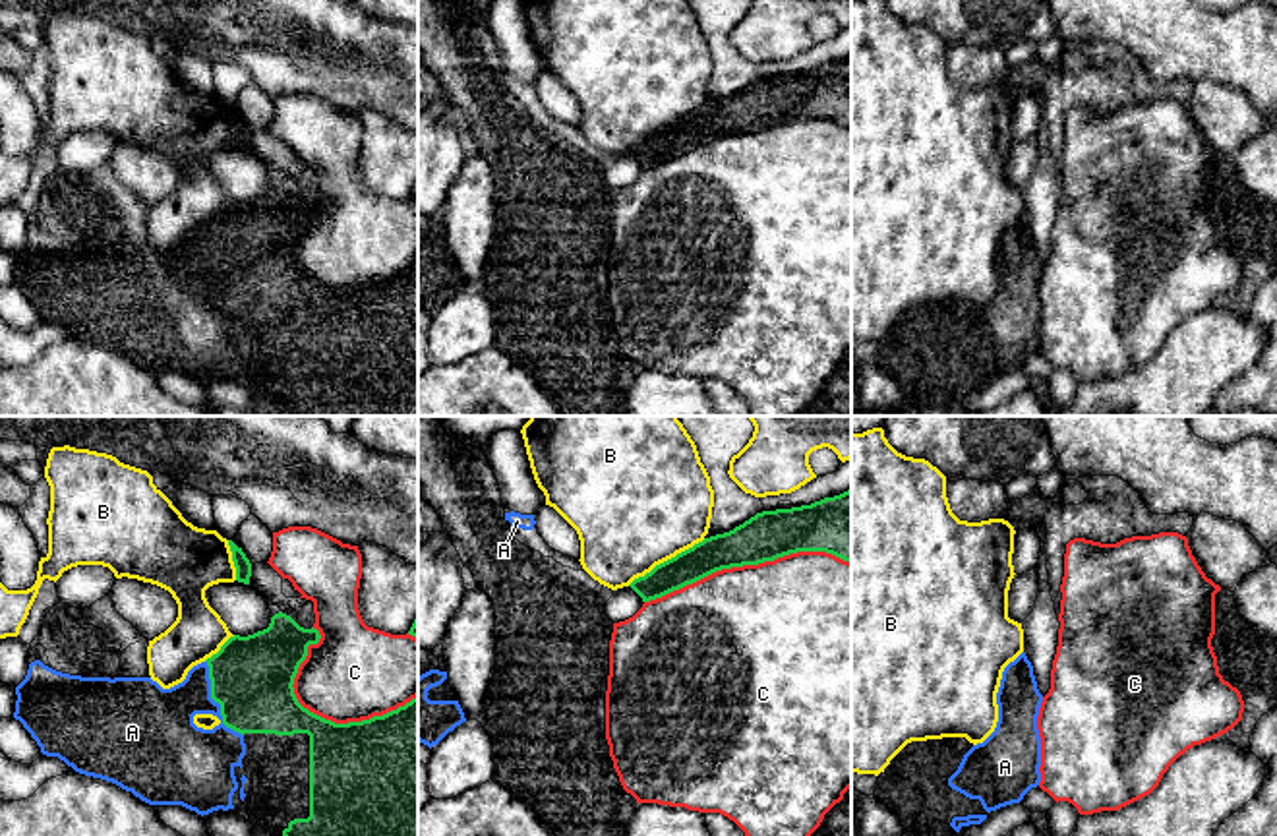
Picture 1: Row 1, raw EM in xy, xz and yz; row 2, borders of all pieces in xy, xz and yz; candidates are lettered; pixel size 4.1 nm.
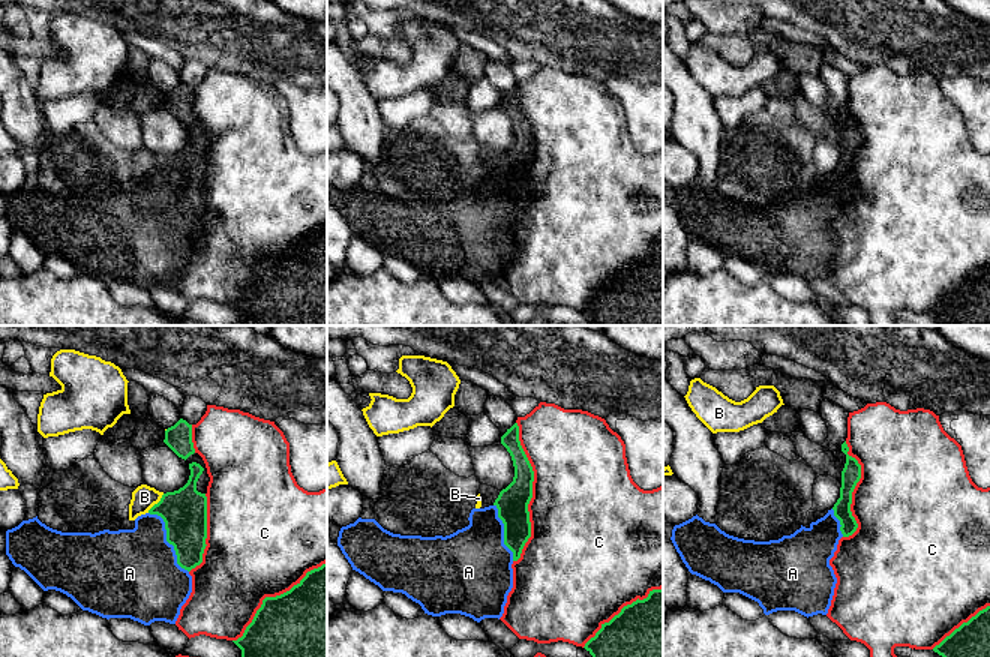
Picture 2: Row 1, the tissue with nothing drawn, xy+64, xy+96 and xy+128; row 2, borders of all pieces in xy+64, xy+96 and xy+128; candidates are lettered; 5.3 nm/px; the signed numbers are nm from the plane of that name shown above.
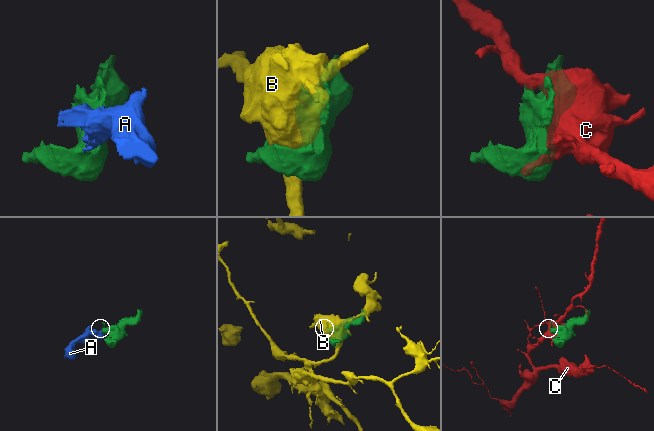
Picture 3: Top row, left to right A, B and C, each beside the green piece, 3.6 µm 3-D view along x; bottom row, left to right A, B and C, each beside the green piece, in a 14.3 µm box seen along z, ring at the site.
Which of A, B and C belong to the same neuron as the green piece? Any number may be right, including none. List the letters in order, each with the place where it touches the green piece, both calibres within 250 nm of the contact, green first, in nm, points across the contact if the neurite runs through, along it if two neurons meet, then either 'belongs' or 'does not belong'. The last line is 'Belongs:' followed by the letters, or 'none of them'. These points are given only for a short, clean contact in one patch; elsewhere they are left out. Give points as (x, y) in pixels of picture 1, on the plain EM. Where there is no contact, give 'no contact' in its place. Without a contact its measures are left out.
A: meets green in xy at (215, 268); 340 nm thick on the green side, 280 nm on the other; runs through xy (252, 244), (215, 268), (182, 268), (159, 289); belongs
B: meets green in xz at (668, 126); 150 nm thick on the green side, 500 nm on the other; does not belong
C: meets green in xz at (747, 130); 200 nm thick on the green side, 480 nm on the other; does not belong
Belongs: A

